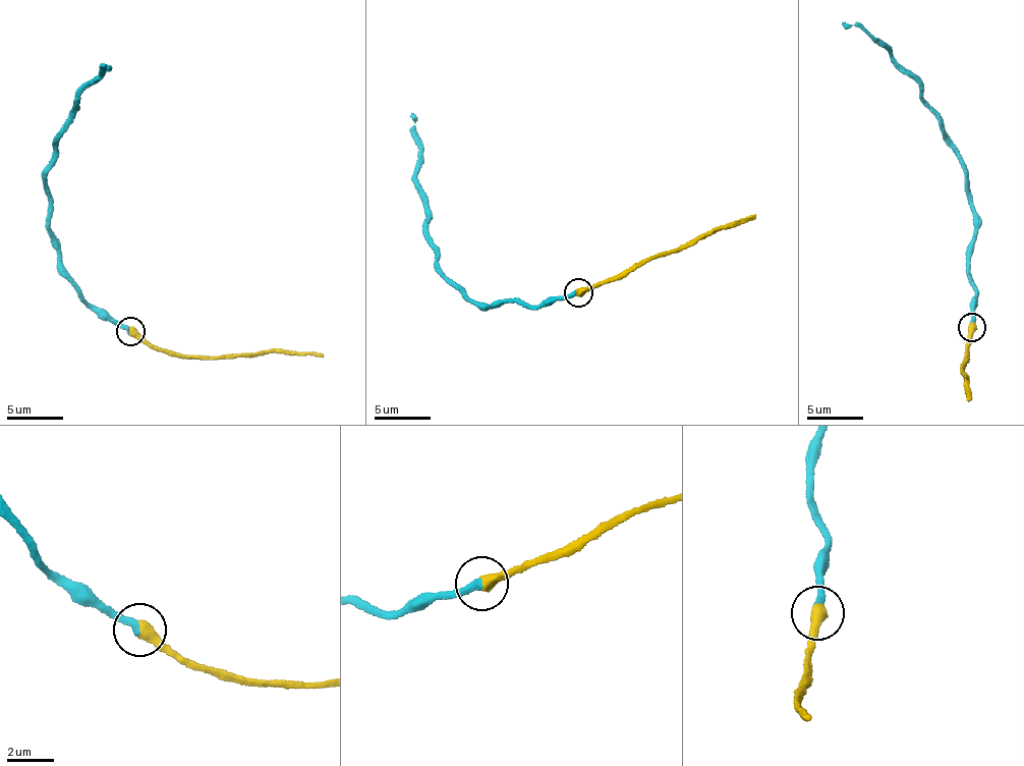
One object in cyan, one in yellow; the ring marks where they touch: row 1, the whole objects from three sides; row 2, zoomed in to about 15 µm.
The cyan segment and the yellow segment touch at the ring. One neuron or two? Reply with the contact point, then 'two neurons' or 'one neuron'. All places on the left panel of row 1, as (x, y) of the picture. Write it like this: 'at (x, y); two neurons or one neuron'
at (130, 331); one neuron

